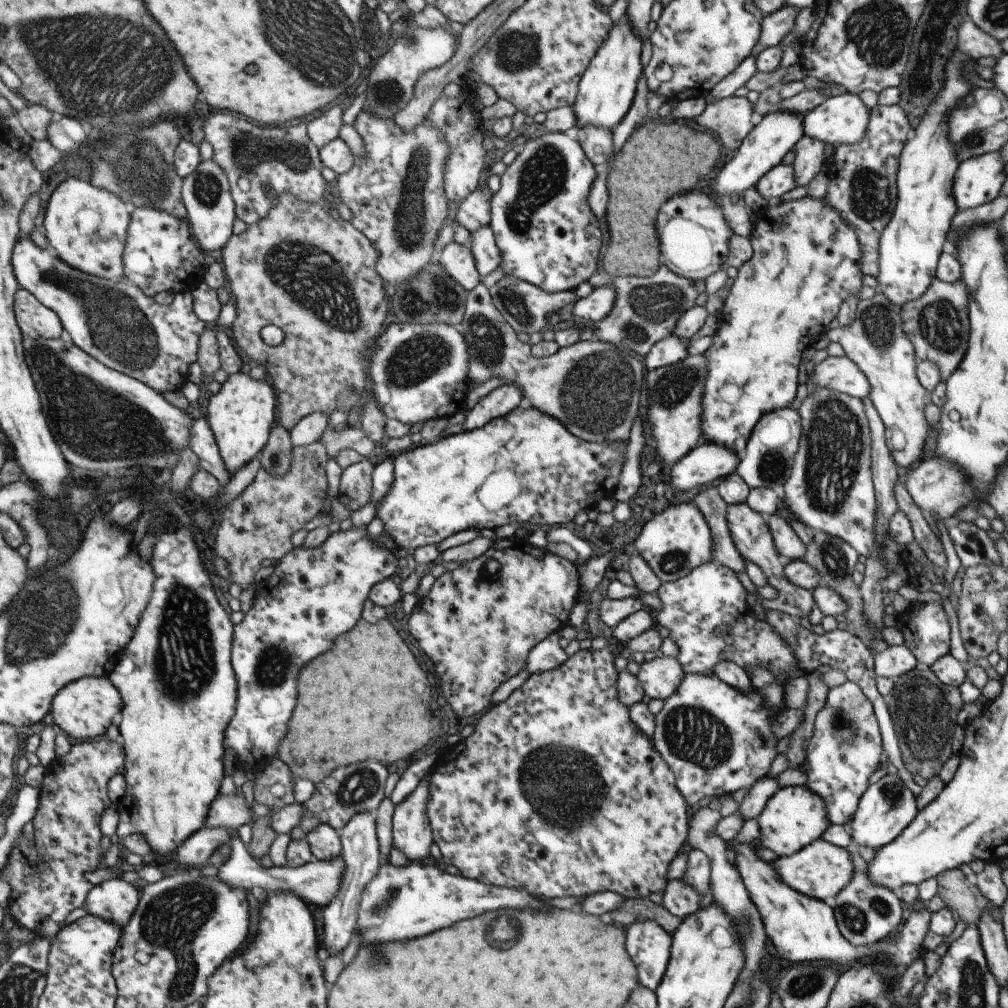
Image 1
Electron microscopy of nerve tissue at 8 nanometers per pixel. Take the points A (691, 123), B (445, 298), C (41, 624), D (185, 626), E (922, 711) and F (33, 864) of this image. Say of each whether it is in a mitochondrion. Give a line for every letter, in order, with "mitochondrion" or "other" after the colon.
A: other
B: mitochondrion
C: mitochondrion
D: mitochondrion
E: mitochondrion
F: other

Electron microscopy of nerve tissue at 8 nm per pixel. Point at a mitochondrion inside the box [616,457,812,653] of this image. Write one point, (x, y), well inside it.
(672, 562)

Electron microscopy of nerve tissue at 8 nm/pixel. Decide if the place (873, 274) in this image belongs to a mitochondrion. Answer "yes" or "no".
no

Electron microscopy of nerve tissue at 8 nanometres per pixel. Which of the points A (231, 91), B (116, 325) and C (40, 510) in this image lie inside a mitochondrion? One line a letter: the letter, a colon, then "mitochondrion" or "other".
A: other
B: mitochondrion
C: other

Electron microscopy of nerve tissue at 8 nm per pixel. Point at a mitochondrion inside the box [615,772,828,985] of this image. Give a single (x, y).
(748, 921)

